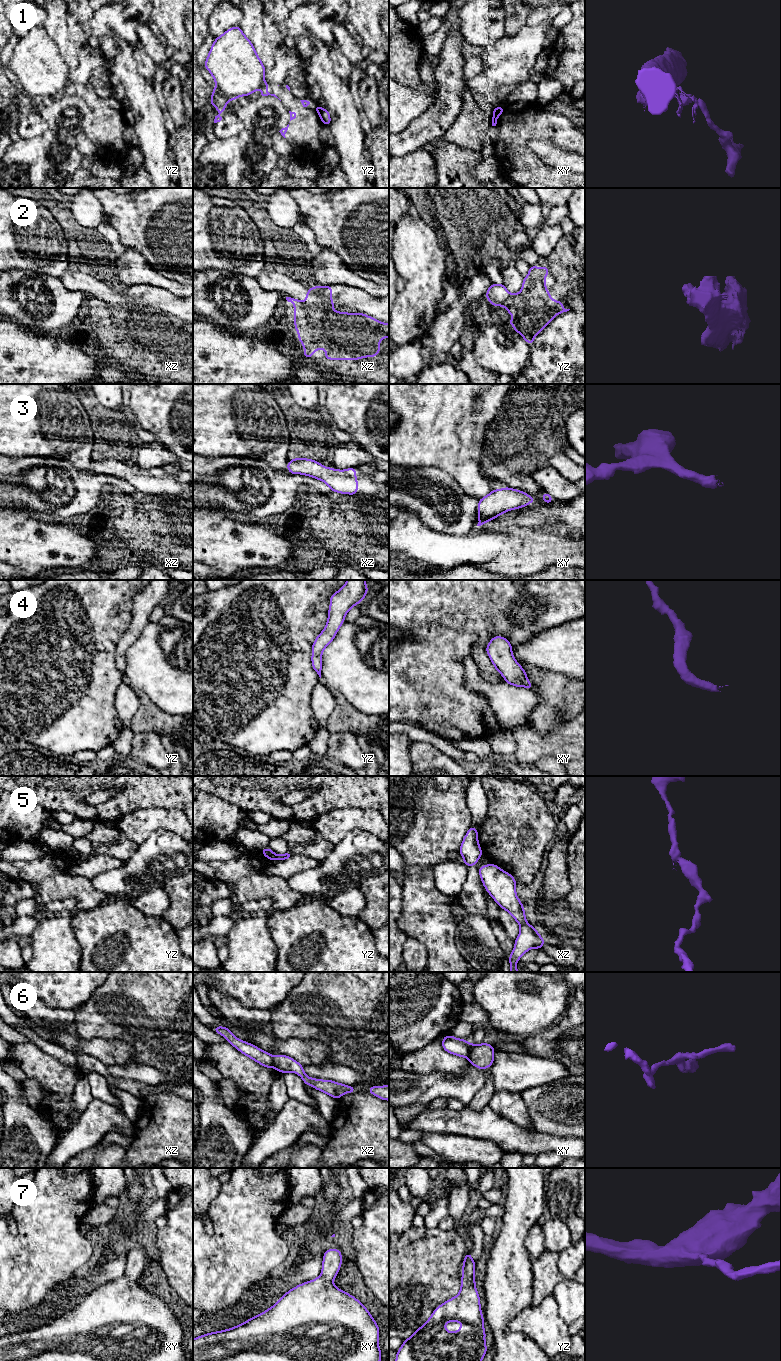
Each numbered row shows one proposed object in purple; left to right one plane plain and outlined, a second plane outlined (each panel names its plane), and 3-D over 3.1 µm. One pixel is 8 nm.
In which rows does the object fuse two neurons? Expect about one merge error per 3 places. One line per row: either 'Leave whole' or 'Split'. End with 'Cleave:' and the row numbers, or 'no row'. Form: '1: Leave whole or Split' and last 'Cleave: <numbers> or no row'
1: Split
2: Split
3: Leave whole
4: Leave whole
5: Split
6: Split
7: Leave whole
Cleave: 1, 2, 5, 6

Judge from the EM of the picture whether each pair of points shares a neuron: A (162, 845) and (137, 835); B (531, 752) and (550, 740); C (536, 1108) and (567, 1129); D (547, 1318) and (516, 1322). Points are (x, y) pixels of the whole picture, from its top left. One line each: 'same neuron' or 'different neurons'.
A: different neurons
B: same neuron
C: same neuron
D: same neuron

